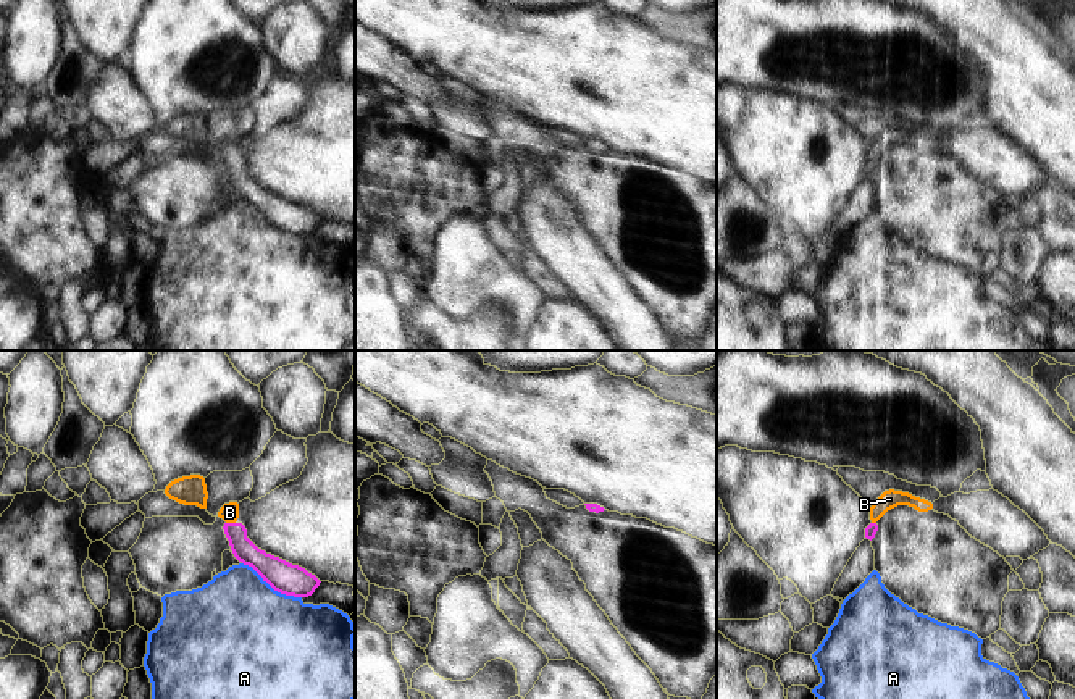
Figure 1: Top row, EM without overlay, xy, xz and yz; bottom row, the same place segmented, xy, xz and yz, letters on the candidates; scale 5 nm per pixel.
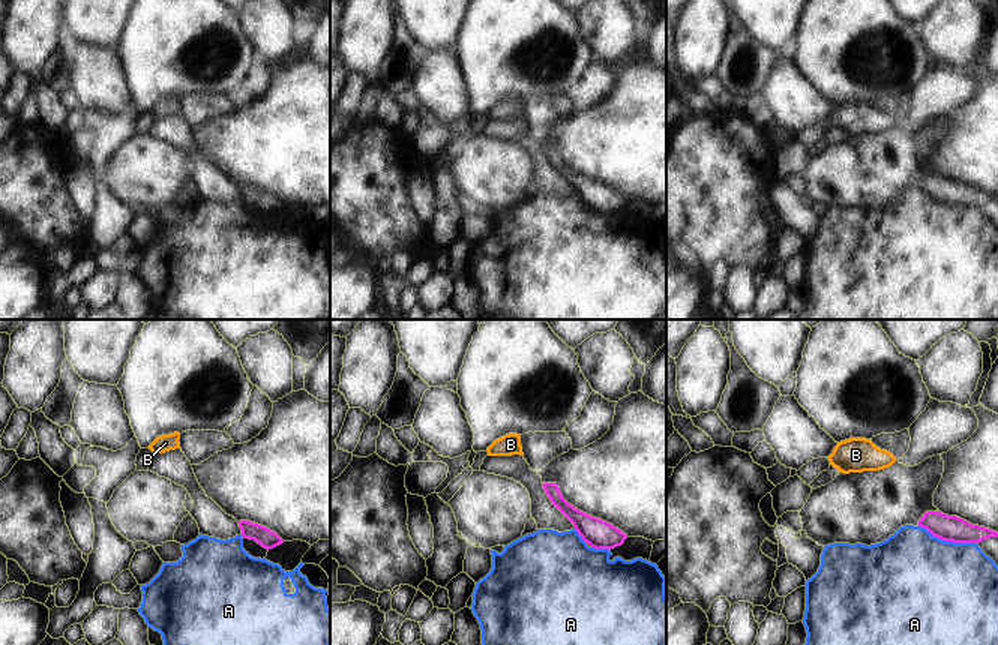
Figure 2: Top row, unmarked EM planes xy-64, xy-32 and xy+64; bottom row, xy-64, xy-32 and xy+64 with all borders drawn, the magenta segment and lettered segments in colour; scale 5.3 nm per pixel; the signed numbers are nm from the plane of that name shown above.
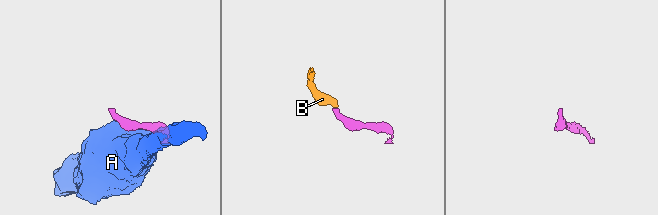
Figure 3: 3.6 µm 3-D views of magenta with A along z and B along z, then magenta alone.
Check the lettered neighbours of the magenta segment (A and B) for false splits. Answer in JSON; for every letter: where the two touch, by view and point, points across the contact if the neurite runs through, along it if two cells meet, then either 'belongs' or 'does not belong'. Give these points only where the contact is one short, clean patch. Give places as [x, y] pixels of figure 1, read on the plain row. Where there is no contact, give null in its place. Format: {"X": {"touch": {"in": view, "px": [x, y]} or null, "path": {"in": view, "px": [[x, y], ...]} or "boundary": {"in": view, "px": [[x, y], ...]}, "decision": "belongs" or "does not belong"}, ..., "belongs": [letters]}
{"A": {"touch": {"in": "xy", "px": [271, 225]}, "decision": "does not belong"}, "B": {"touch": {"in": "xy", "px": [231, 162]}, "path": {"in": "xy", "px": [[242, 186], [231, 162], [230, 150]]}, "decision": "belongs"}, "belongs": ["B"]}

